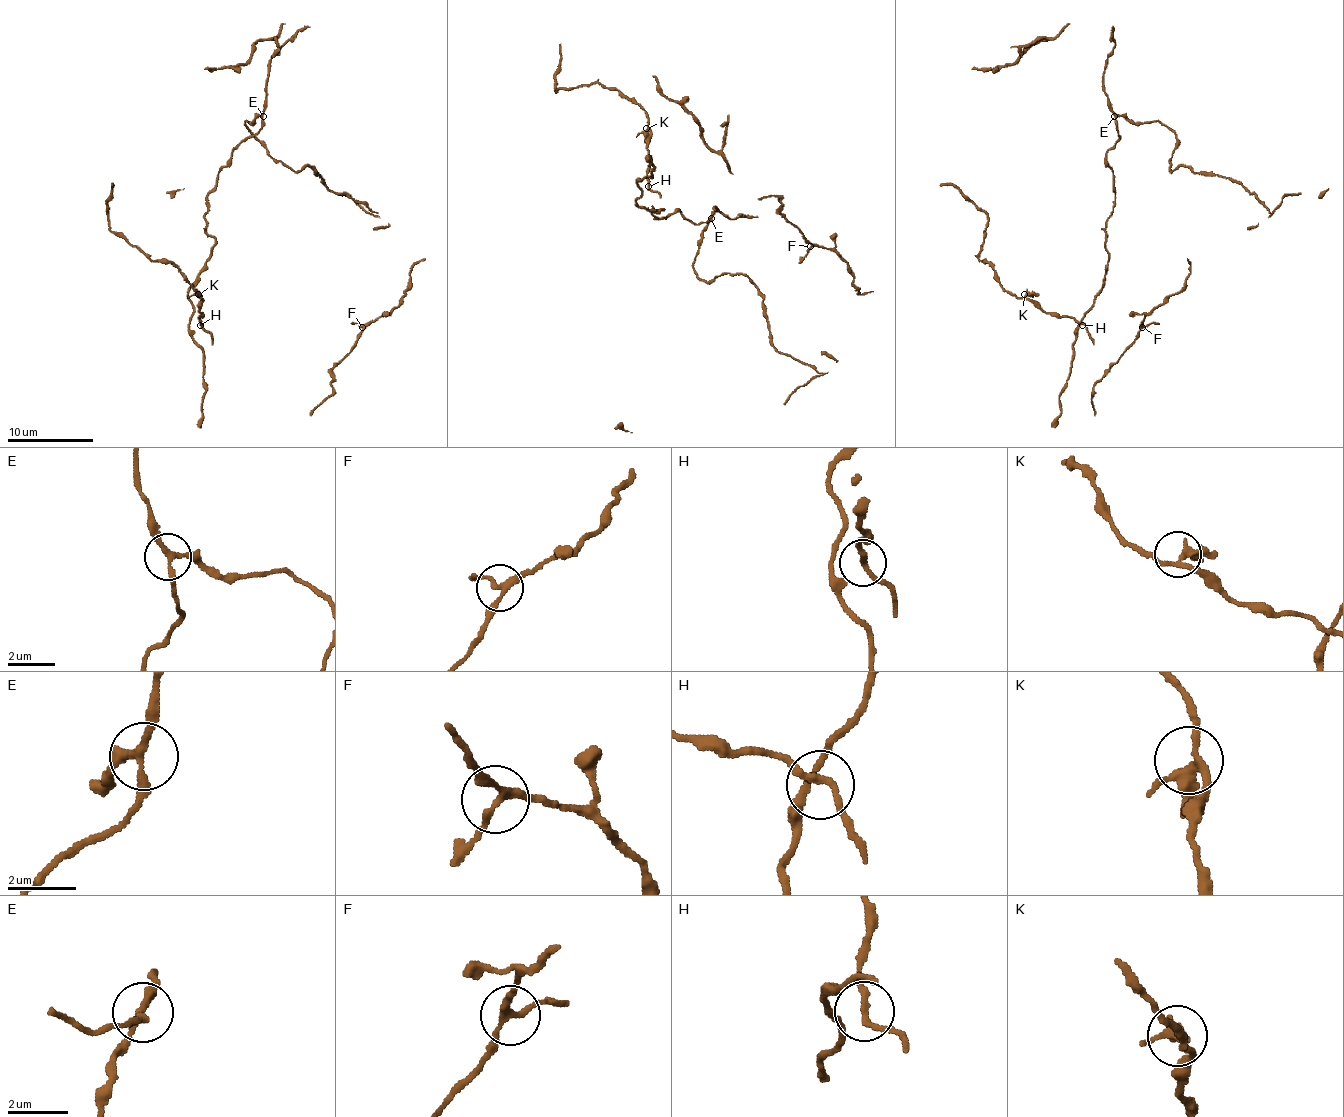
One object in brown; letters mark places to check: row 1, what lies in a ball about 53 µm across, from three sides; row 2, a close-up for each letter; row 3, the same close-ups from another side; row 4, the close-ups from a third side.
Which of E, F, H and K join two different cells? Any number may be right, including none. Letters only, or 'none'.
none

